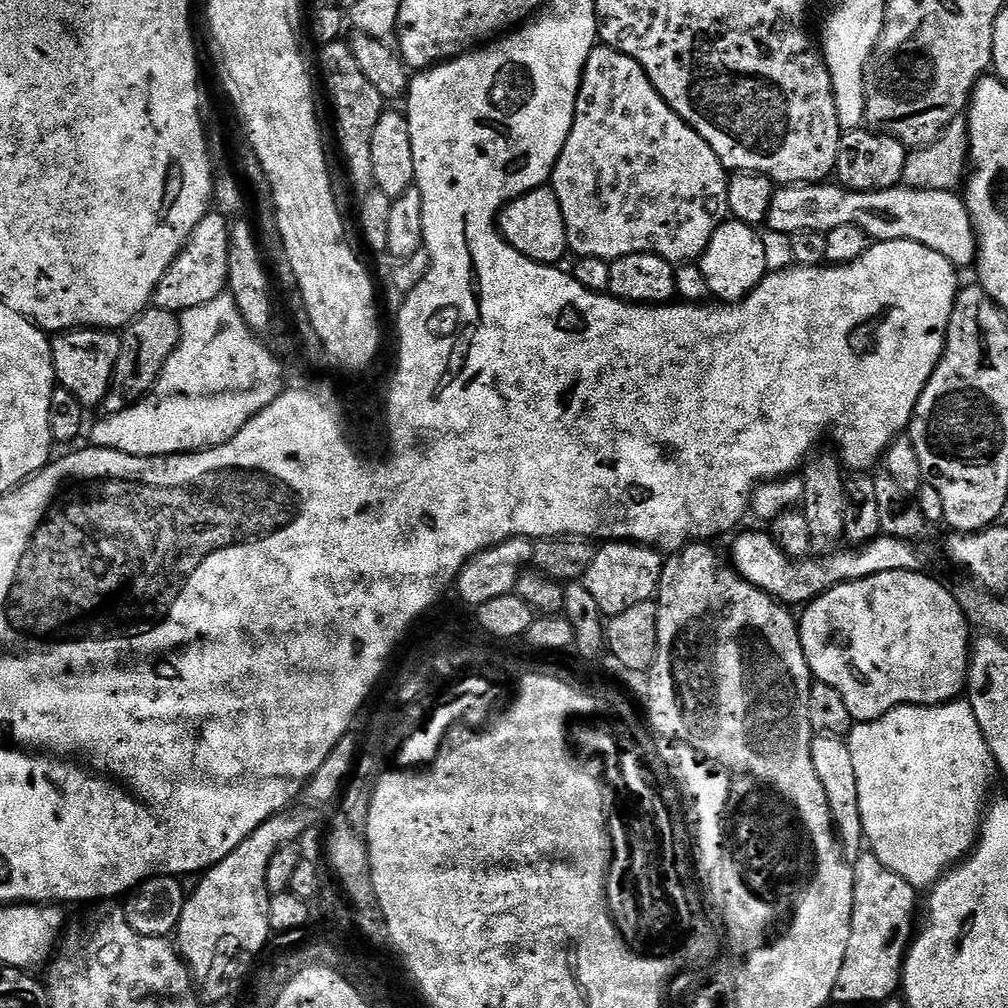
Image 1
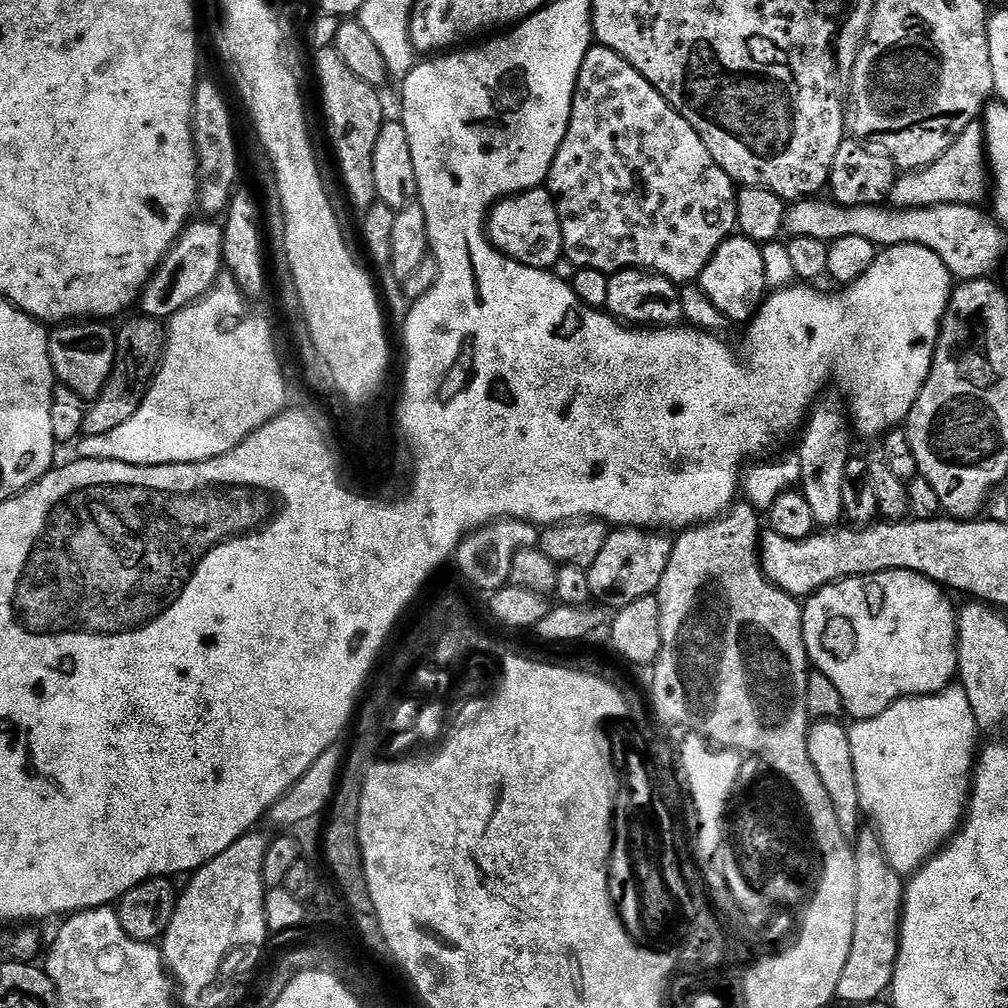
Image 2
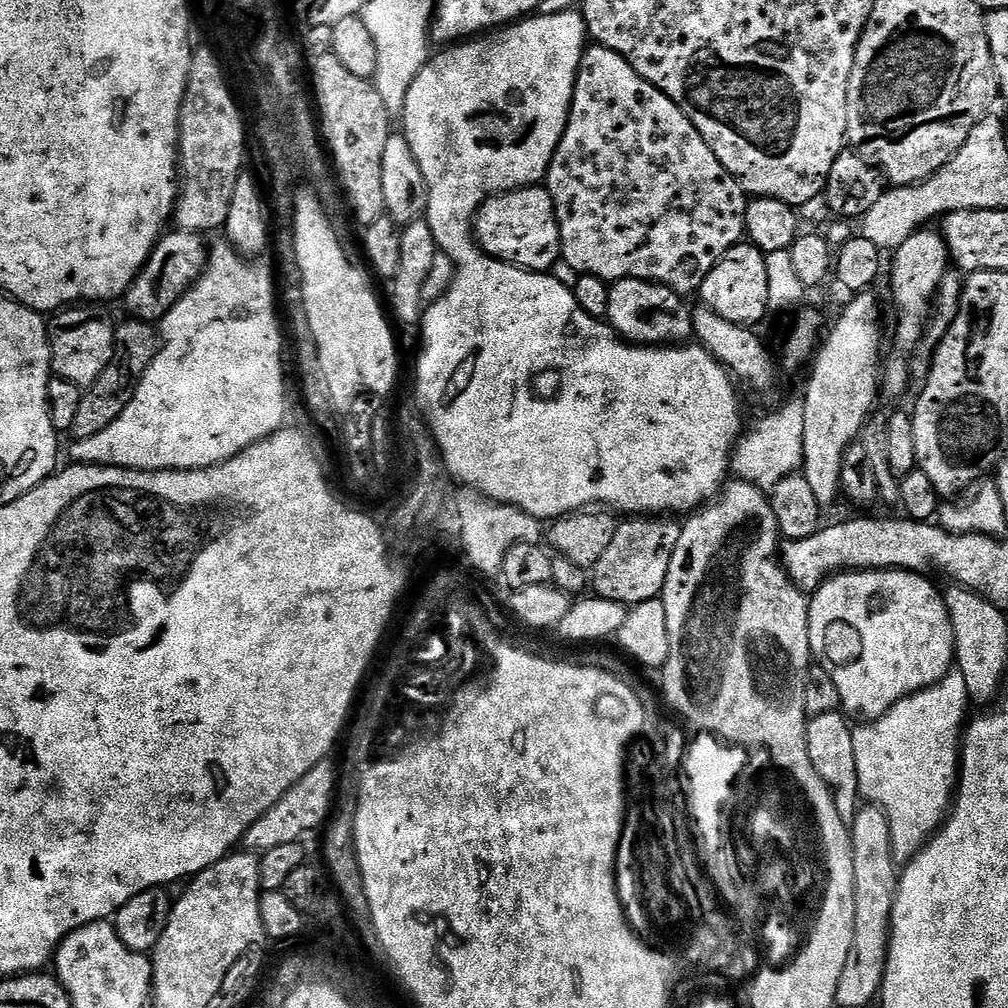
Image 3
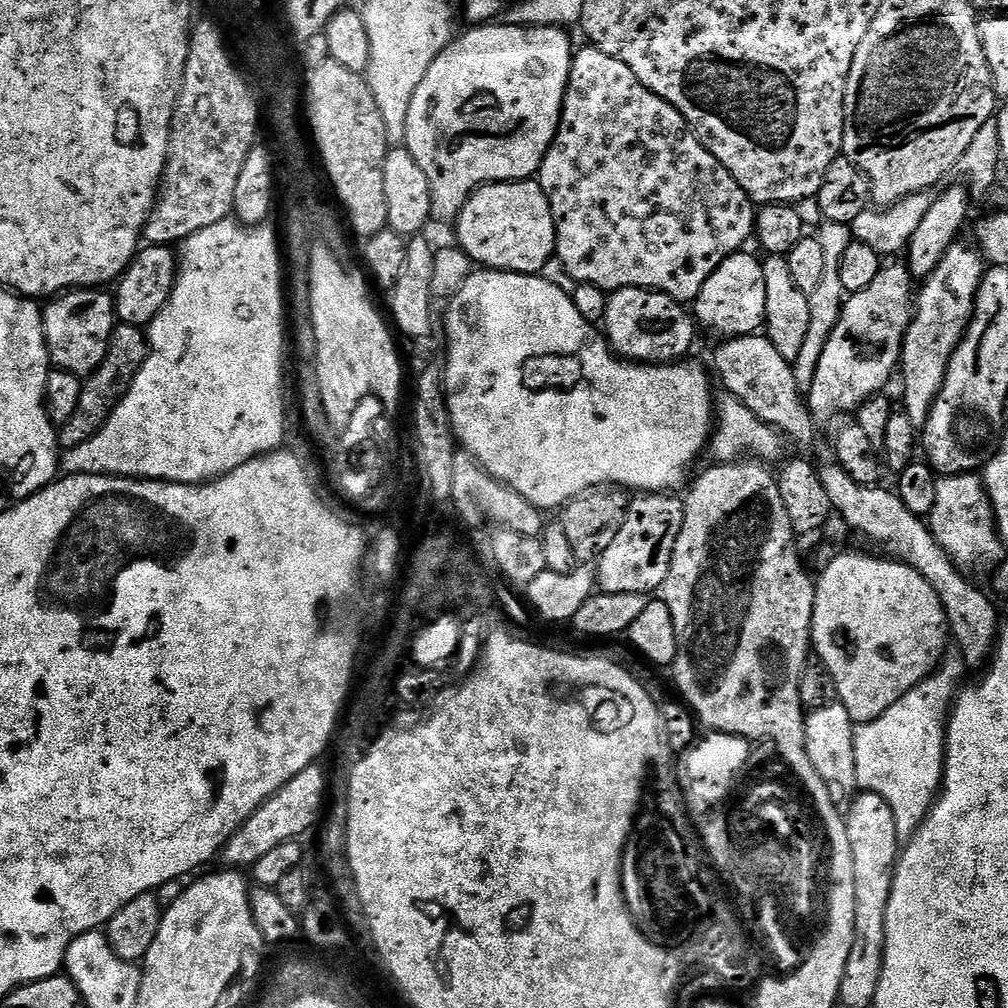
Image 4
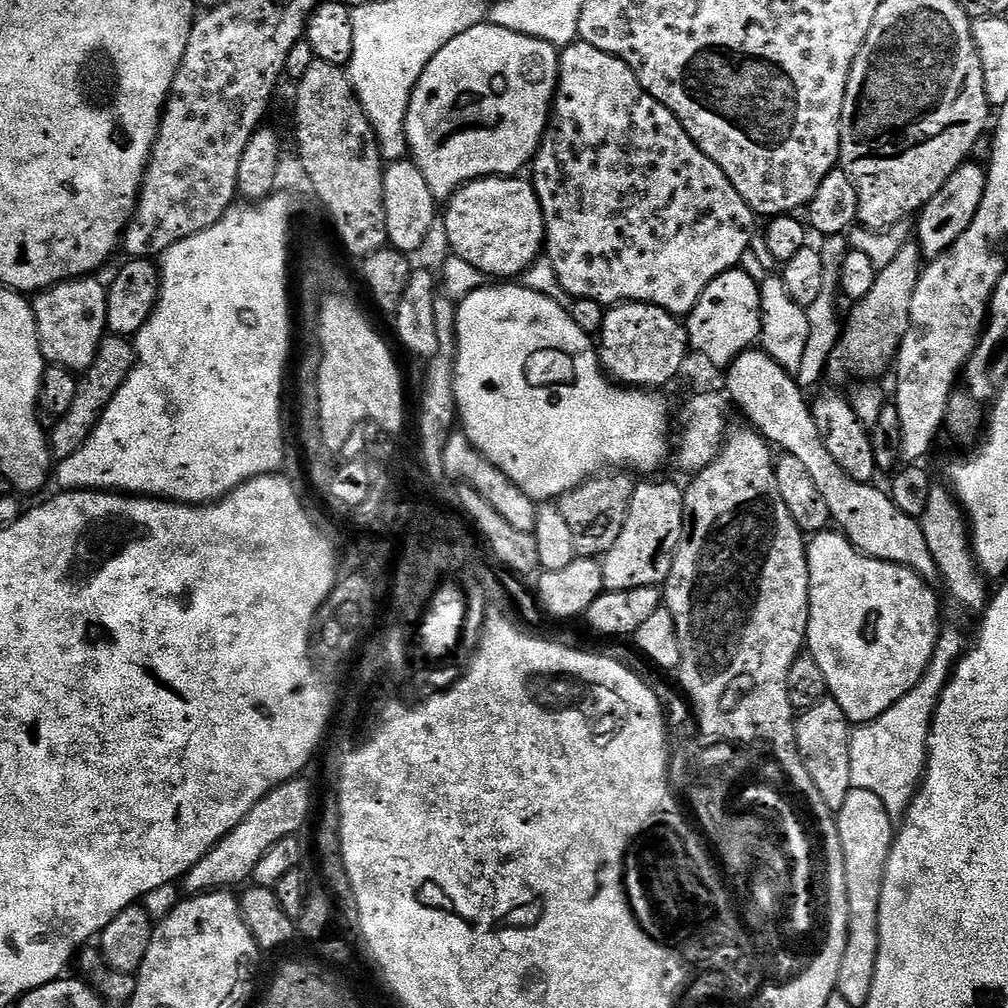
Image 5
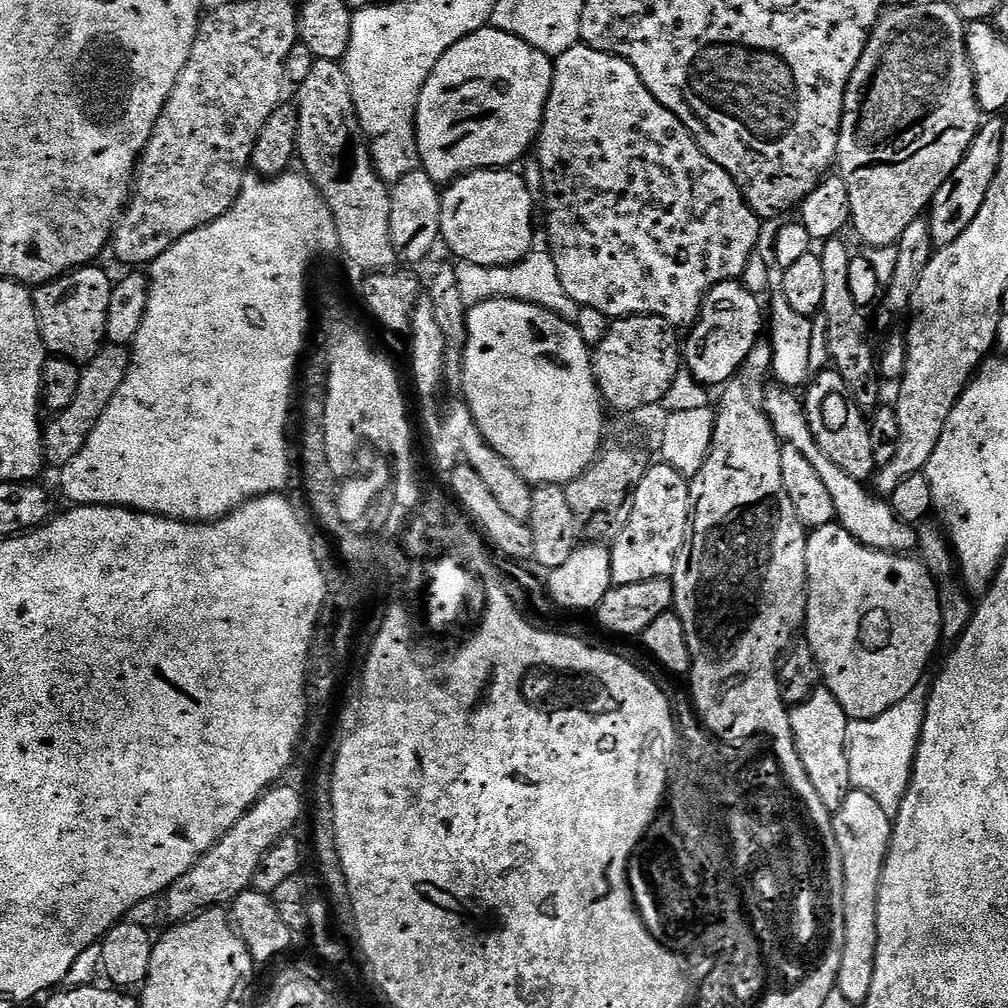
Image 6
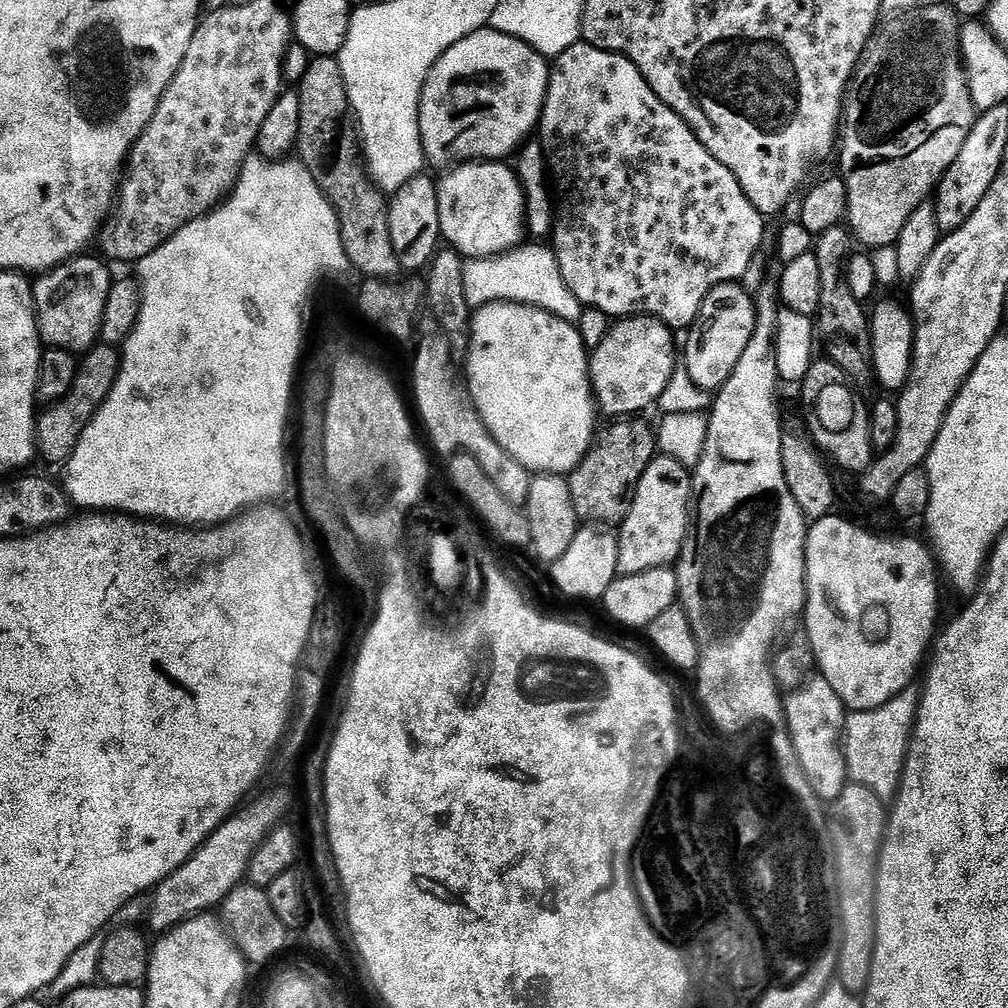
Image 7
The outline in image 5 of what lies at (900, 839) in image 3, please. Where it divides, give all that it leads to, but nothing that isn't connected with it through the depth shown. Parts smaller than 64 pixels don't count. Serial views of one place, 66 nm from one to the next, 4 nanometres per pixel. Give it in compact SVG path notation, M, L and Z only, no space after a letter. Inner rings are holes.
M943 625L940 630L940 637L936 643L934 654L930 658L928 668L924 676L900 699L886 714L882 714L877 720L871 720L869 724L859 725L851 733L850 739L850 774L852 775L852 787L870 790L870 794L878 794L882 798L882 806L894 818L903 817L904 813L912 805L912 797L916 795L924 774L928 767L928 735L932 732L932 715L936 713L936 701L939 700L952 676L952 669L966 651L966 640L964 634L956 626Z

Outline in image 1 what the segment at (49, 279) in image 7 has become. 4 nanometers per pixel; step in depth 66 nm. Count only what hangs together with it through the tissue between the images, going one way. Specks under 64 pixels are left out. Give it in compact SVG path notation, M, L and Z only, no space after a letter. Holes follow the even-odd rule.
M72 328L53 335L51 342L57 385L70 390L86 410L99 409L110 390L114 366L118 362L120 336L102 328Z

